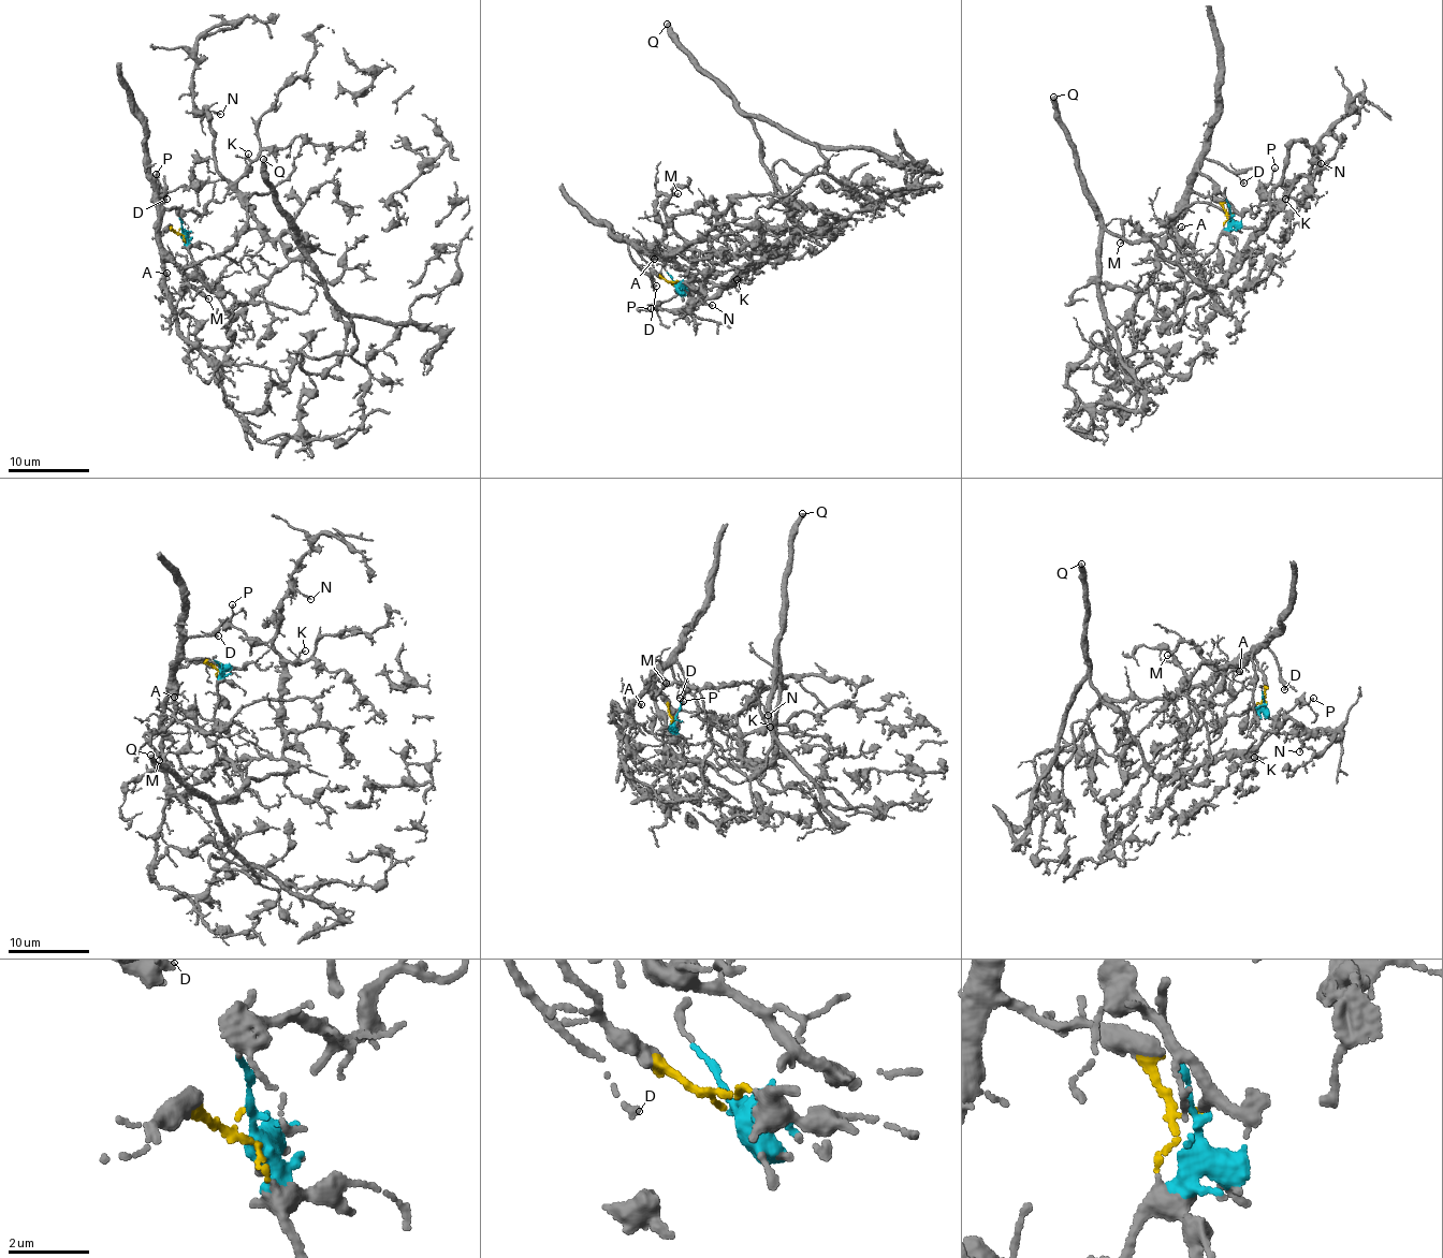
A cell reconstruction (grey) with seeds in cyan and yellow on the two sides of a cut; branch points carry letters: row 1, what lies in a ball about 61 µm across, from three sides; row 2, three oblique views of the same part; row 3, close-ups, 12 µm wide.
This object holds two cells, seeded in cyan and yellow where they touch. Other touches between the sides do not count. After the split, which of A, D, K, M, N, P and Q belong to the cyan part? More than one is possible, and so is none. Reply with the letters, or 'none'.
K, N, P, Q

